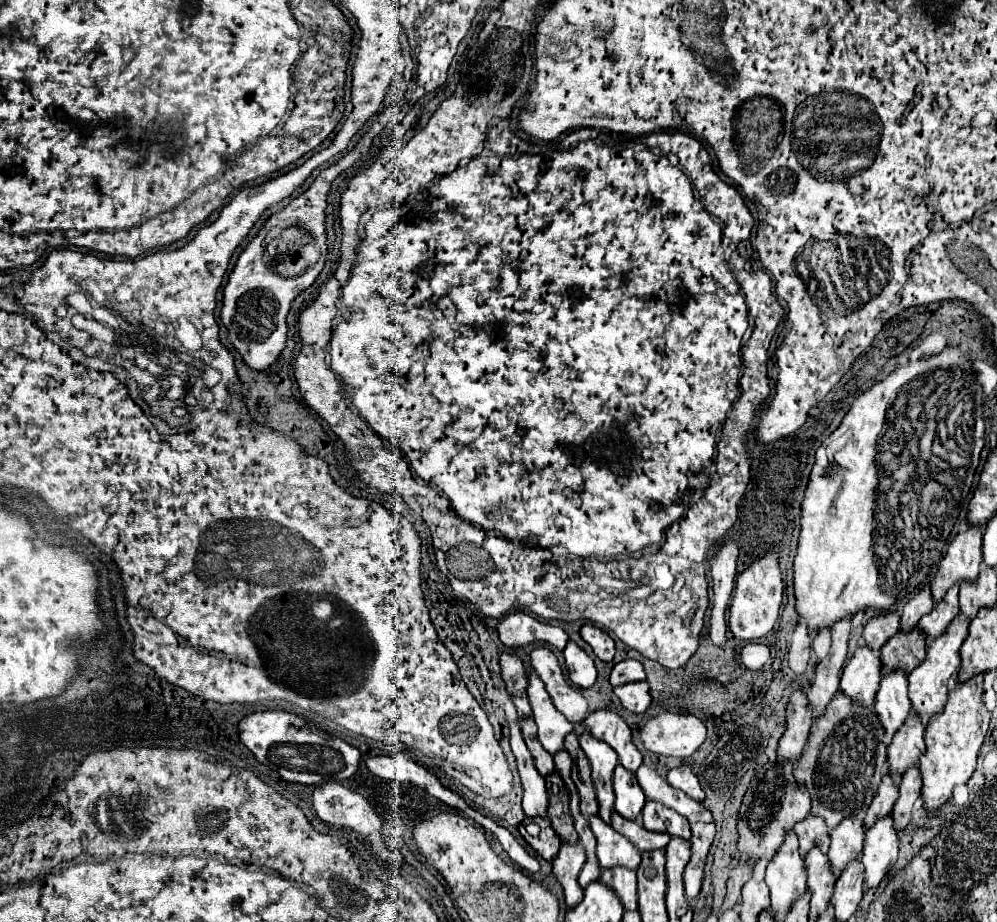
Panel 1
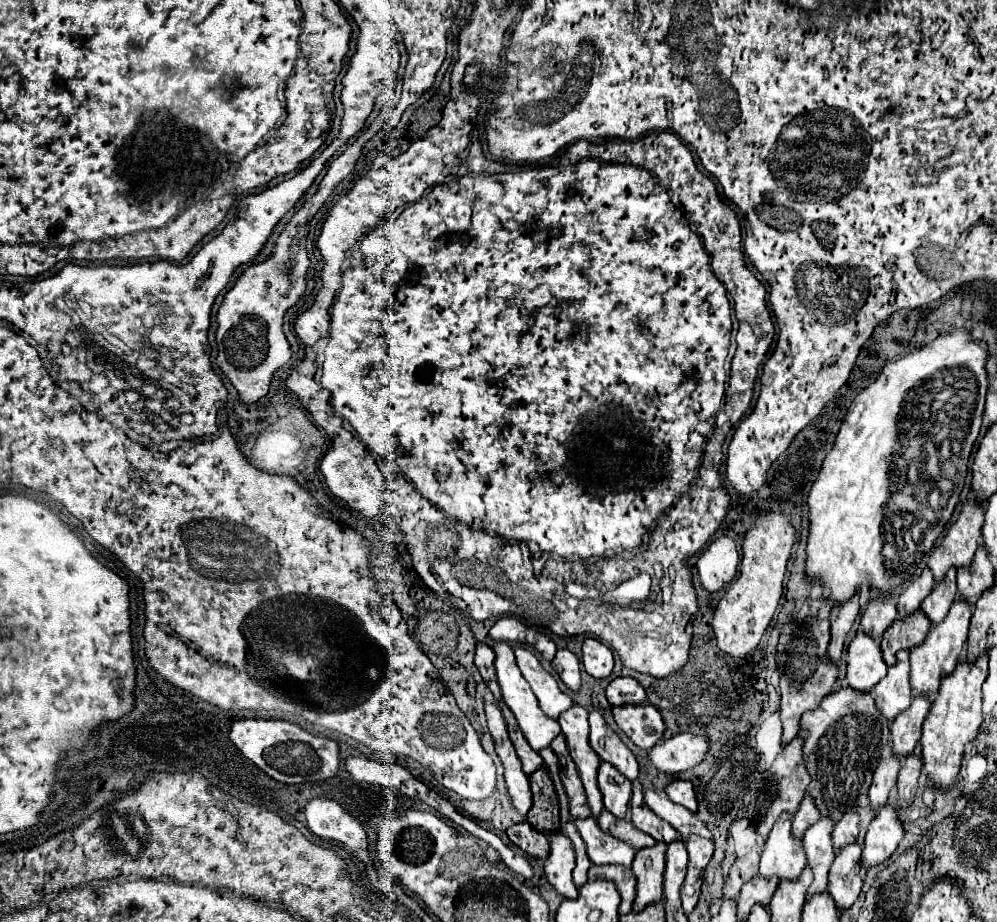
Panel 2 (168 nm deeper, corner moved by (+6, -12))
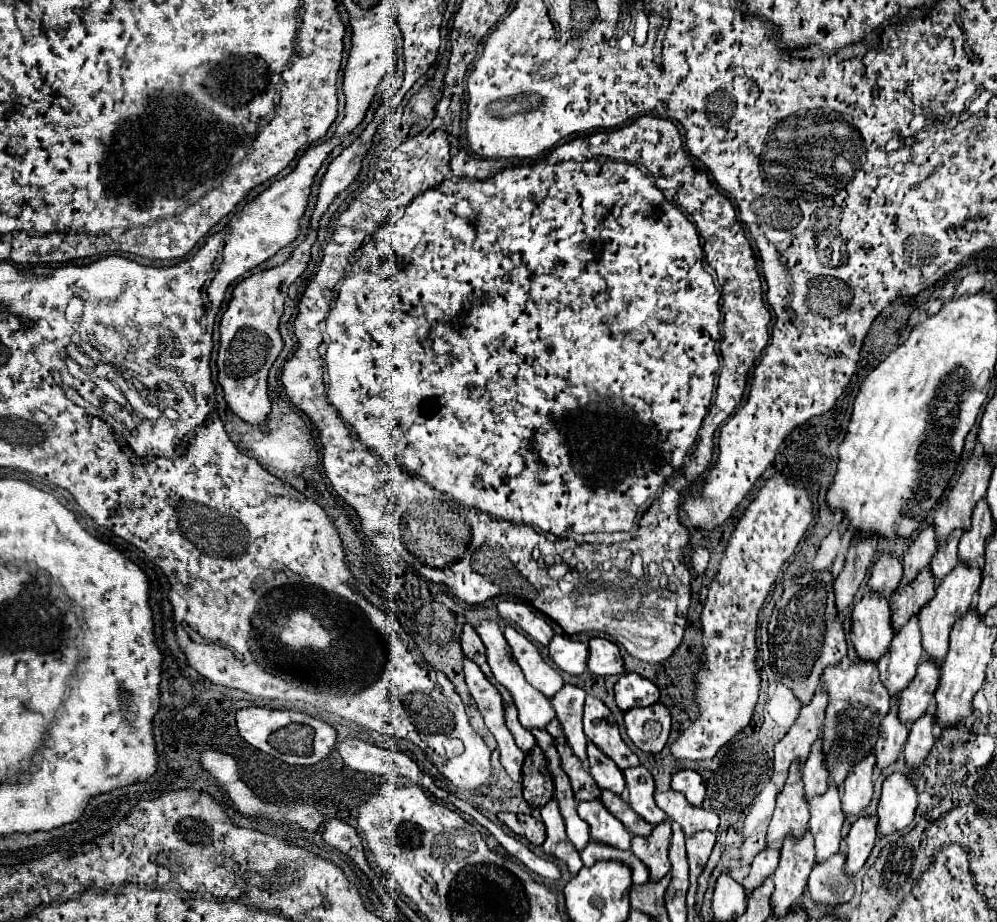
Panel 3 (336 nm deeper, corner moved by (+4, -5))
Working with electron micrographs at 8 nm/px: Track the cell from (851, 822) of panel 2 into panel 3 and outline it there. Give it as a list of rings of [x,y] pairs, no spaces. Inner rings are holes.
[[[869,753],[851,767],[851,773],[843,781],[843,813],[861,815],[873,797],[873,771],[875,755]]]

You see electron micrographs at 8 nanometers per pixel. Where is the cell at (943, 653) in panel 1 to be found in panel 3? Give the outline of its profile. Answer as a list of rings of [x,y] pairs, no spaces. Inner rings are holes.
[[[959,561],[959,565],[951,573],[947,573],[947,577],[943,577],[943,581],[937,585],[935,597],[927,605],[923,605],[923,611],[919,611],[919,627],[921,627],[921,633],[923,633],[923,649],[935,661],[941,661],[945,657],[947,647],[949,647],[949,631],[951,631],[953,623],[963,613],[967,613],[967,609],[971,607],[973,595],[979,589],[979,585],[981,585],[981,567]]]

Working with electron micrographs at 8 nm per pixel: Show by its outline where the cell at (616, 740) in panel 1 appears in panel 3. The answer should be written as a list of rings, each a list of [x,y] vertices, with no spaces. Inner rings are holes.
[[[597,697],[585,699],[585,715],[583,715],[583,729],[585,735],[619,767],[637,767],[639,757],[625,745],[625,741],[619,735],[615,719],[611,719],[613,713],[609,707],[599,701]]]

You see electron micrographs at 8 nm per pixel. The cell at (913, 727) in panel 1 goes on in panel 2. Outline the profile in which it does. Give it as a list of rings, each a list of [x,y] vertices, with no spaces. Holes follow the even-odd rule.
[[[917,694],[909,710],[901,712],[893,720],[891,750],[893,750],[893,756],[897,756],[899,760],[905,760],[905,756],[913,754],[913,750],[917,748],[917,742],[921,738],[921,724],[929,712],[929,706],[931,706],[929,698]]]

